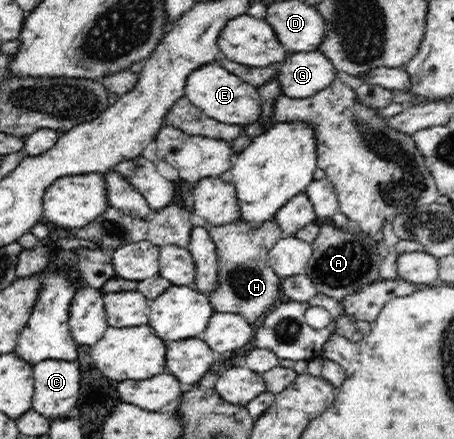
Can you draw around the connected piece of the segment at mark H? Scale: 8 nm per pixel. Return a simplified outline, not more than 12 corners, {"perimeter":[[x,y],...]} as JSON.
{"perimeter":[[272,218],[208,226],[218,257],[217,312],[256,325],[280,296]]}

